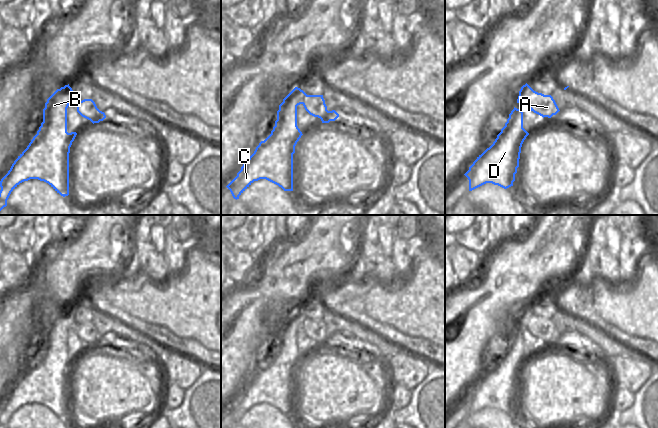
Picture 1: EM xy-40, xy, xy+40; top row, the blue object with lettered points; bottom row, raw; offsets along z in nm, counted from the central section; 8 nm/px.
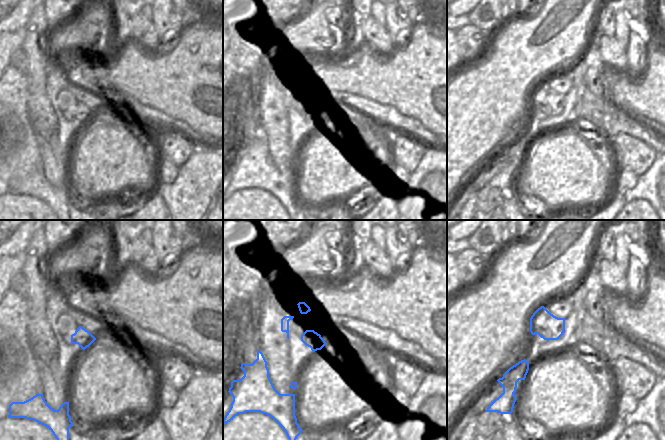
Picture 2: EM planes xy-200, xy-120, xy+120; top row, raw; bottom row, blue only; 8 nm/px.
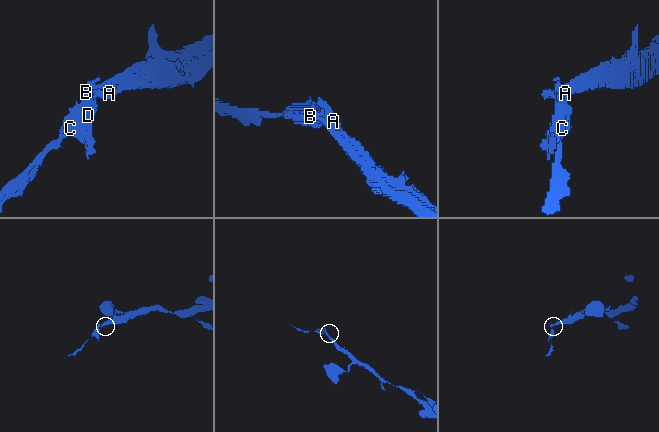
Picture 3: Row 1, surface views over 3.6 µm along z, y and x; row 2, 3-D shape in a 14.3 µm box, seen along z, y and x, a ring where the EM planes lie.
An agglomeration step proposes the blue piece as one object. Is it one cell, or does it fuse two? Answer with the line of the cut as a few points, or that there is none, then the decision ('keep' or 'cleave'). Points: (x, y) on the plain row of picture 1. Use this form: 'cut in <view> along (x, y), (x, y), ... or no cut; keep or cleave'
cut in xy along (306, 318), (301, 327); cleave

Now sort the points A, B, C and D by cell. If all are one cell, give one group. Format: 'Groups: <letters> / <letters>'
Groups: A / B C D.

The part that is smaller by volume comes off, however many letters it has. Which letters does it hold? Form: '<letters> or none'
B, C, D

